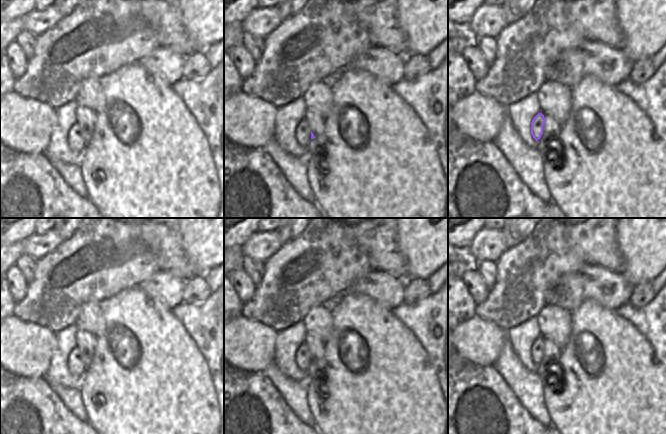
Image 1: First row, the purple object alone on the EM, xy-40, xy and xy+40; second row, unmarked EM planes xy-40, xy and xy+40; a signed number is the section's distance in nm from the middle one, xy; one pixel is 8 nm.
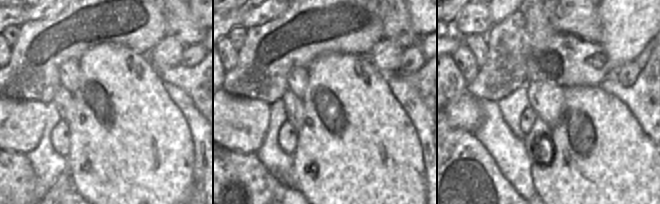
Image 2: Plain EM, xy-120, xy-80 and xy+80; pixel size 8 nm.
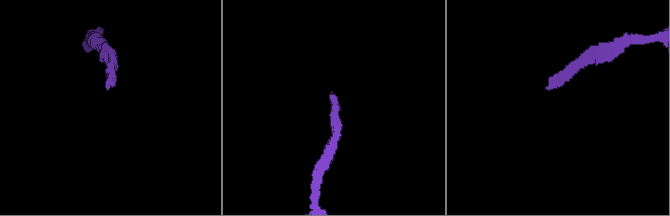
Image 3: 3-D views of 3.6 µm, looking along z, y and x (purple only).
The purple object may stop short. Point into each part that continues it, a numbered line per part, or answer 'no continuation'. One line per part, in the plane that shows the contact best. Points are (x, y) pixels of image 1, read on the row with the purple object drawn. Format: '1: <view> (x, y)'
1: xy (302, 133)

